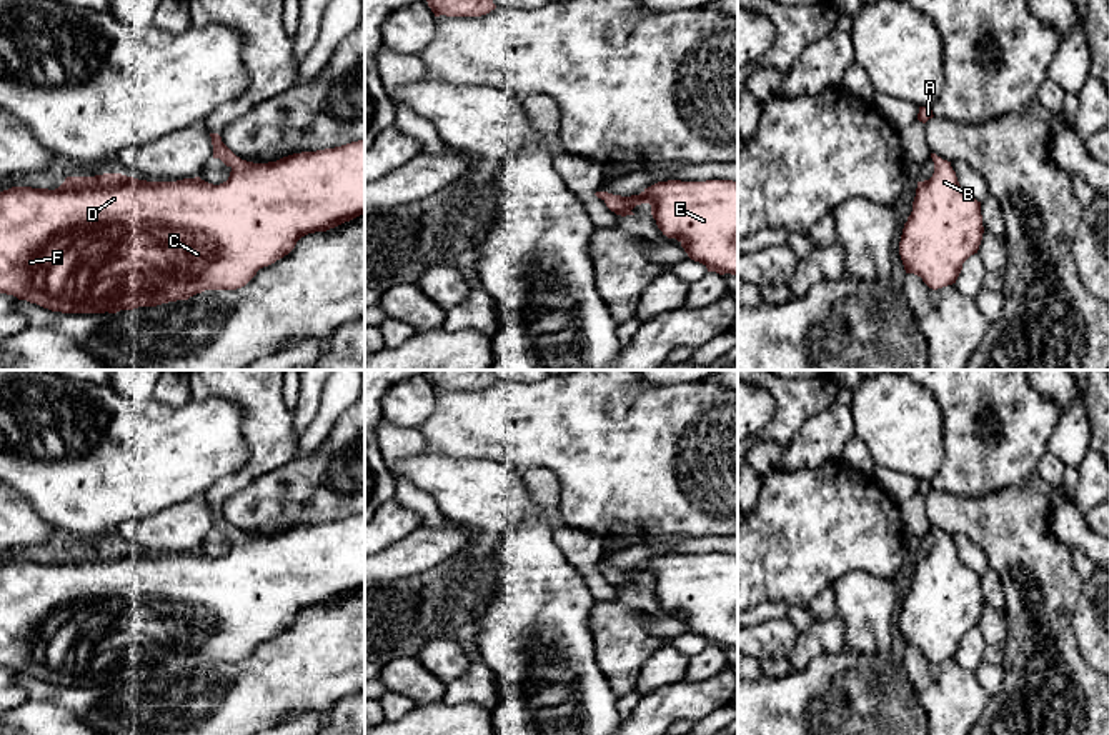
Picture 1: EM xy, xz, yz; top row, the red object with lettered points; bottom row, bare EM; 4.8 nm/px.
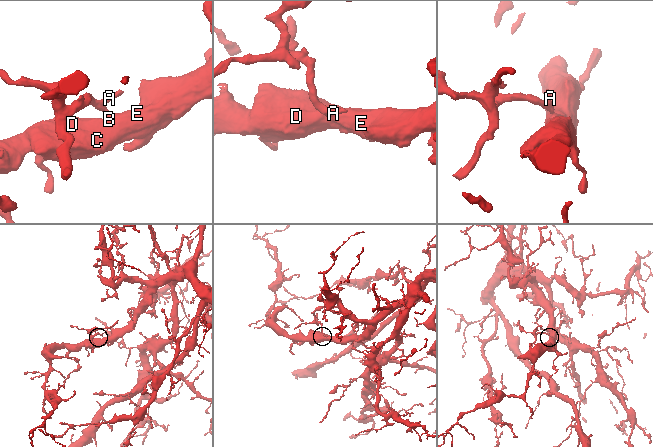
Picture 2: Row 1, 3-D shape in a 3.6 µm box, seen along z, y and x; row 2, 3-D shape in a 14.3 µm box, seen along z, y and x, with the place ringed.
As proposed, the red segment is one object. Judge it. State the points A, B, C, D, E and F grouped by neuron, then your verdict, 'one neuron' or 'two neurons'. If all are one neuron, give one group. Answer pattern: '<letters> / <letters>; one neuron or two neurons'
A B C D E F; one neuron

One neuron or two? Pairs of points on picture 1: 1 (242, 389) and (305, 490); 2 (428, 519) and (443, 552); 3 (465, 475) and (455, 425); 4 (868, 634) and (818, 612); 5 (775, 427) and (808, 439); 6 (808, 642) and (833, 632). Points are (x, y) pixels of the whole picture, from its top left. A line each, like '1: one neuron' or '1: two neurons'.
1: two neurons
2: two neurons
3: two neurons
4: two neurons
5: two neurons
6: one neuron

